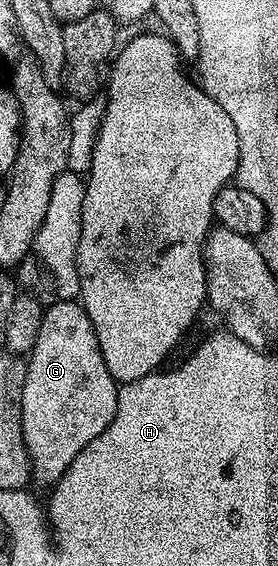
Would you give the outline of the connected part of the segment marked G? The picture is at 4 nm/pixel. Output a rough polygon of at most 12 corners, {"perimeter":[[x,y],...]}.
{"perimeter":[[77,301],[47,305],[22,431],[53,487],[112,424],[119,383]]}

